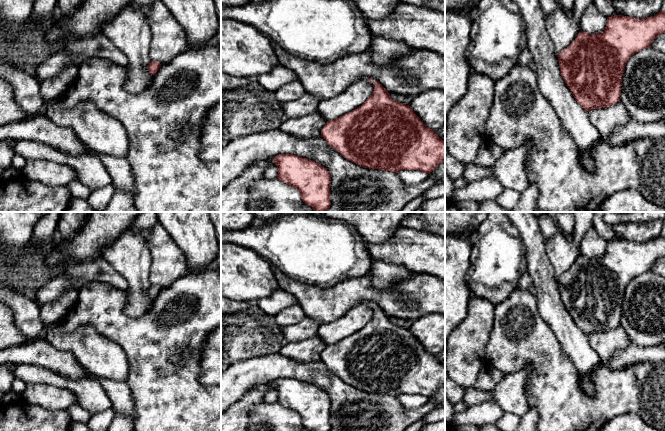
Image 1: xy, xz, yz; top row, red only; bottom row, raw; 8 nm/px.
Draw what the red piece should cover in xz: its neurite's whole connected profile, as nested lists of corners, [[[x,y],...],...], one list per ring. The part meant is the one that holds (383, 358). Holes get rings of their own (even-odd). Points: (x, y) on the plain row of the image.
[[[374,302],[363,303],[374,311],[372,319],[357,333],[327,345],[321,361],[344,382],[362,391],[395,397],[420,394],[430,398],[445,385],[445,366],[424,349],[409,329],[392,323]]]

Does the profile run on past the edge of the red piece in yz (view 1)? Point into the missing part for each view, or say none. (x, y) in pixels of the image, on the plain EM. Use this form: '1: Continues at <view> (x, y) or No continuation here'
1: No continuation here

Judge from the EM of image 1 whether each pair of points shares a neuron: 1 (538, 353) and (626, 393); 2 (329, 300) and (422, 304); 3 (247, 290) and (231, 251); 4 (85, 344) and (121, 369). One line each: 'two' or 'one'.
1: one
2: one
3: one
4: one

